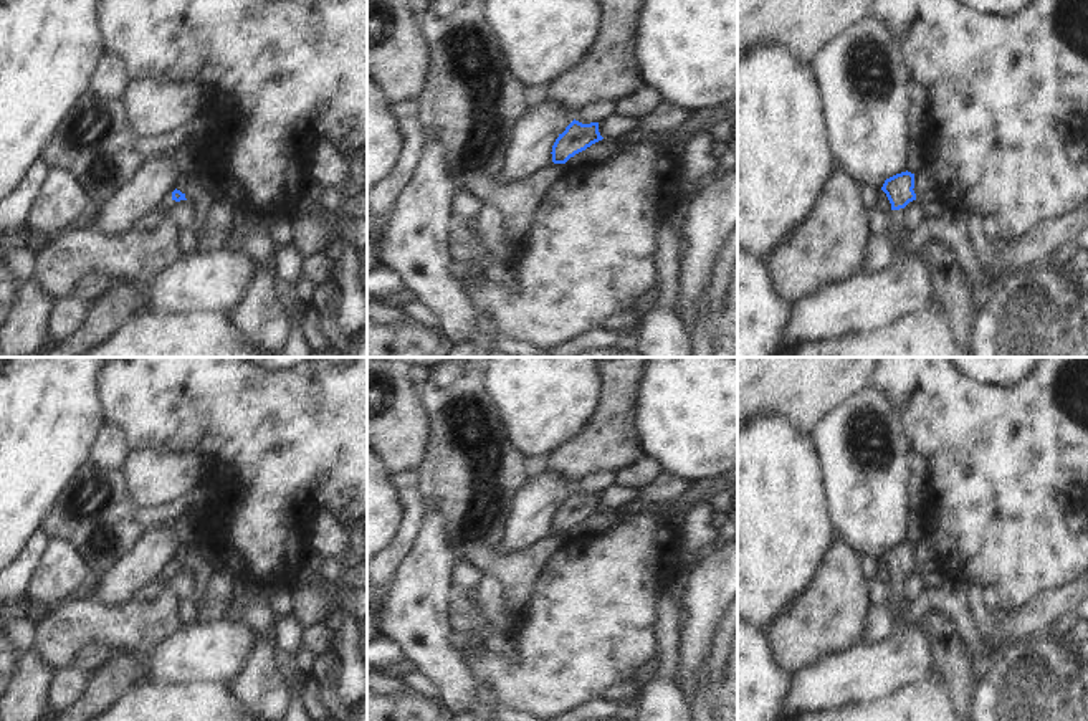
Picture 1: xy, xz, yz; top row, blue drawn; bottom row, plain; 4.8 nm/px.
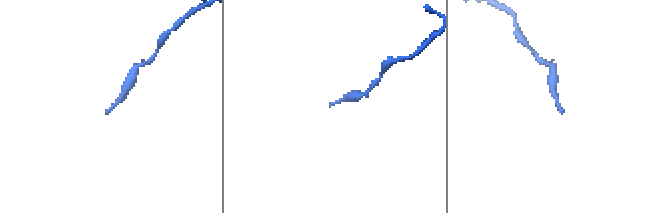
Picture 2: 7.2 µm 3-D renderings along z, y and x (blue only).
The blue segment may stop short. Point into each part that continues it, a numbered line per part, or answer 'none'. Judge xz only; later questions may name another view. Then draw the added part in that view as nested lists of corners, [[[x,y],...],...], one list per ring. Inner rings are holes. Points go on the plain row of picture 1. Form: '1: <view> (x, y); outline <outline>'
none

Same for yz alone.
1: yz (897, 586); outline [[[904,579],[890,580],[891,599],[895,599],[904,609],[908,605],[908,602],[904,600],[903,584],[904,584]]]

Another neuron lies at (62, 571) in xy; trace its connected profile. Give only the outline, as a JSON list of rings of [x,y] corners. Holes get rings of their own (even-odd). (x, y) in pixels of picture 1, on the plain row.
[[[50,541],[40,566],[33,572],[26,597],[43,607],[53,607],[74,594],[88,575],[88,567],[68,541]]]

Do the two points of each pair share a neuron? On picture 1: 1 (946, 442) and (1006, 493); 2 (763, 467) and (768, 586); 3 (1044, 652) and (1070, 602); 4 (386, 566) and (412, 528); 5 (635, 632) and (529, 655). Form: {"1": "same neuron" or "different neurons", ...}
{"1": "same neuron", "2": "same neuron", "3": "different neurons", "4": "same neuron", "5": "same neuron"}

